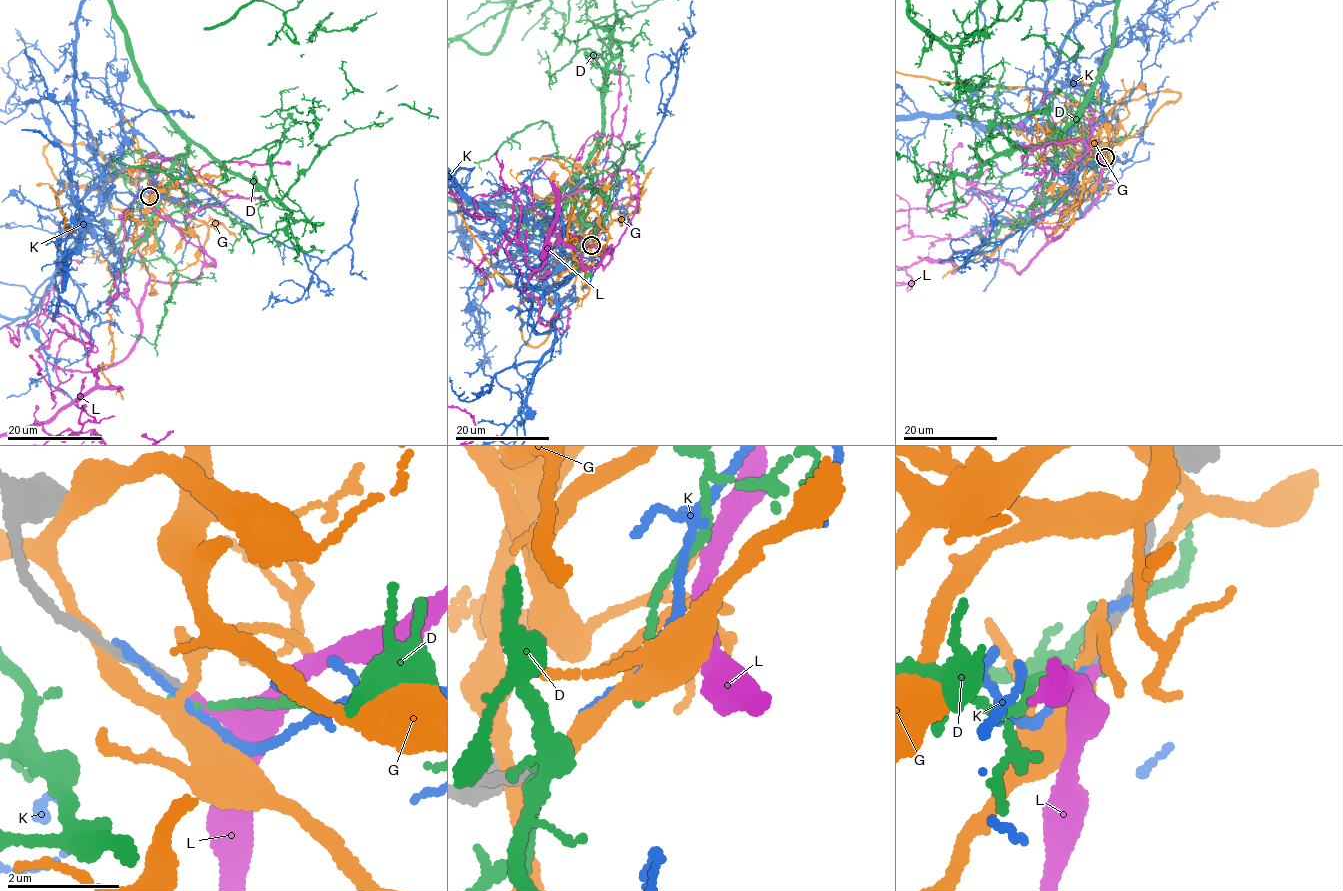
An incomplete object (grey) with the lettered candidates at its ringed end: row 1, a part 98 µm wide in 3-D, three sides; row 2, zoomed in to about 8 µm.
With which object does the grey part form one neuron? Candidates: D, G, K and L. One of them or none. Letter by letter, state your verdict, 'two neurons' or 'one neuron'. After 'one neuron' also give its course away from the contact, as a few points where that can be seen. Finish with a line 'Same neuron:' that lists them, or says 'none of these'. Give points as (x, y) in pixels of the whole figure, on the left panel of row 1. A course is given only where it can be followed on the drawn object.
D: two neurons
G: two neurons
K: two neurons
L: one neuron
Same neuron: L

